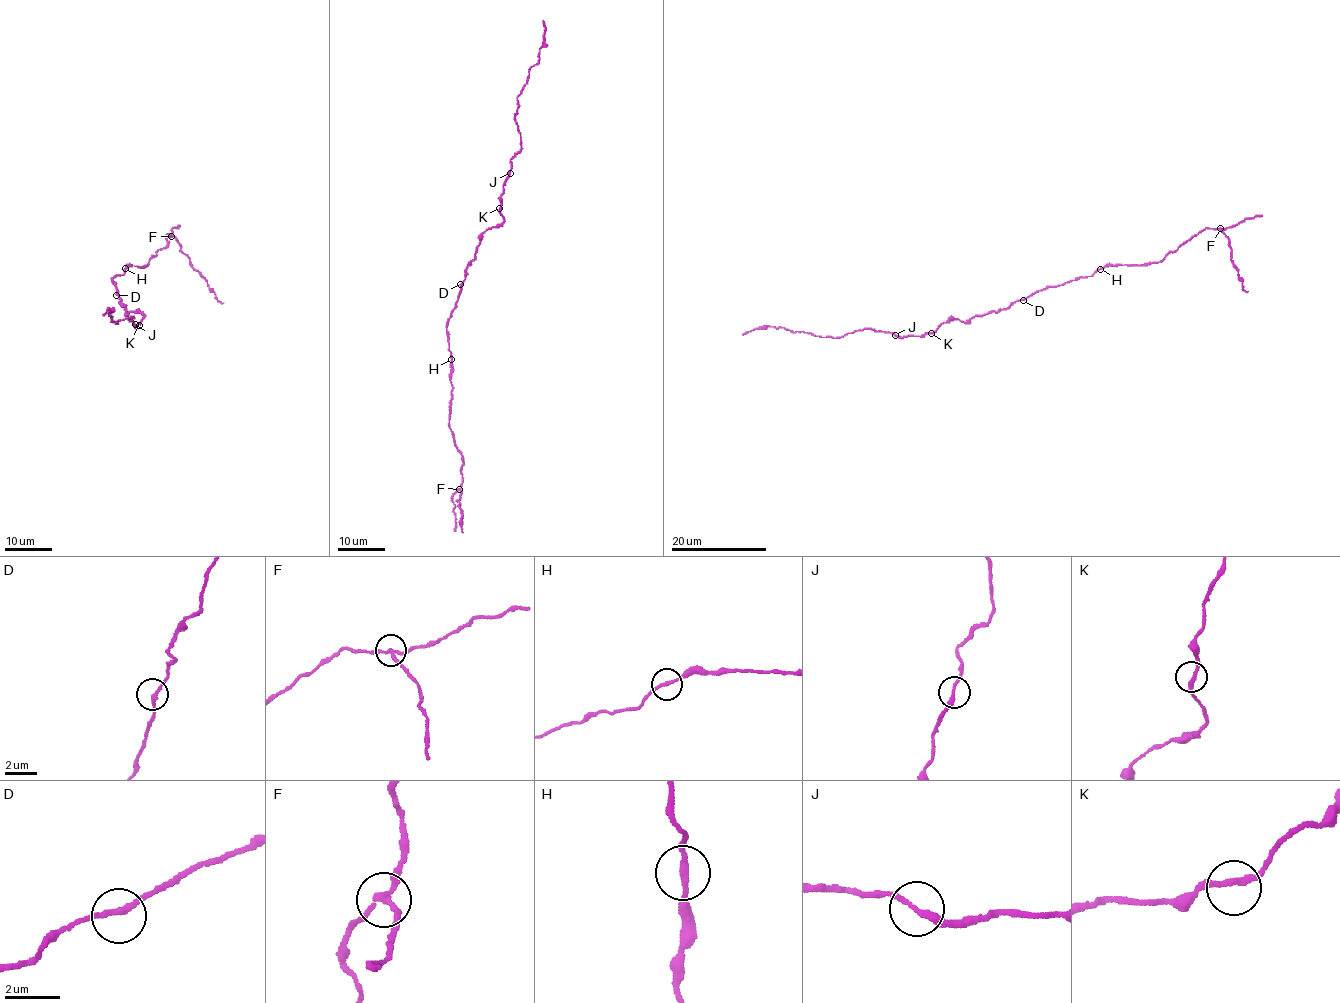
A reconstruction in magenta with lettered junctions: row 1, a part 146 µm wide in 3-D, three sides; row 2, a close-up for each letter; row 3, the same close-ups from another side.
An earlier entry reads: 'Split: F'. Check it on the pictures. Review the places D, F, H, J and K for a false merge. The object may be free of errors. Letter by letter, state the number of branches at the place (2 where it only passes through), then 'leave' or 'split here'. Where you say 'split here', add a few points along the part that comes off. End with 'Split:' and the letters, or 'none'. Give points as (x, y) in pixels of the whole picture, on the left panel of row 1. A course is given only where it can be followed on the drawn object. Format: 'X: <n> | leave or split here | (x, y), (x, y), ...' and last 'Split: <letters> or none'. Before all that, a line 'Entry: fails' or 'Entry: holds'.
Entry: holds
D: 2 | leave
F: 3 | split here | (171, 236), (189, 258), (192, 268), (207, 282), (216, 298), (223, 303)
H: 2 | leave
J: 2 | leave
K: 2 | leave
Split: F

